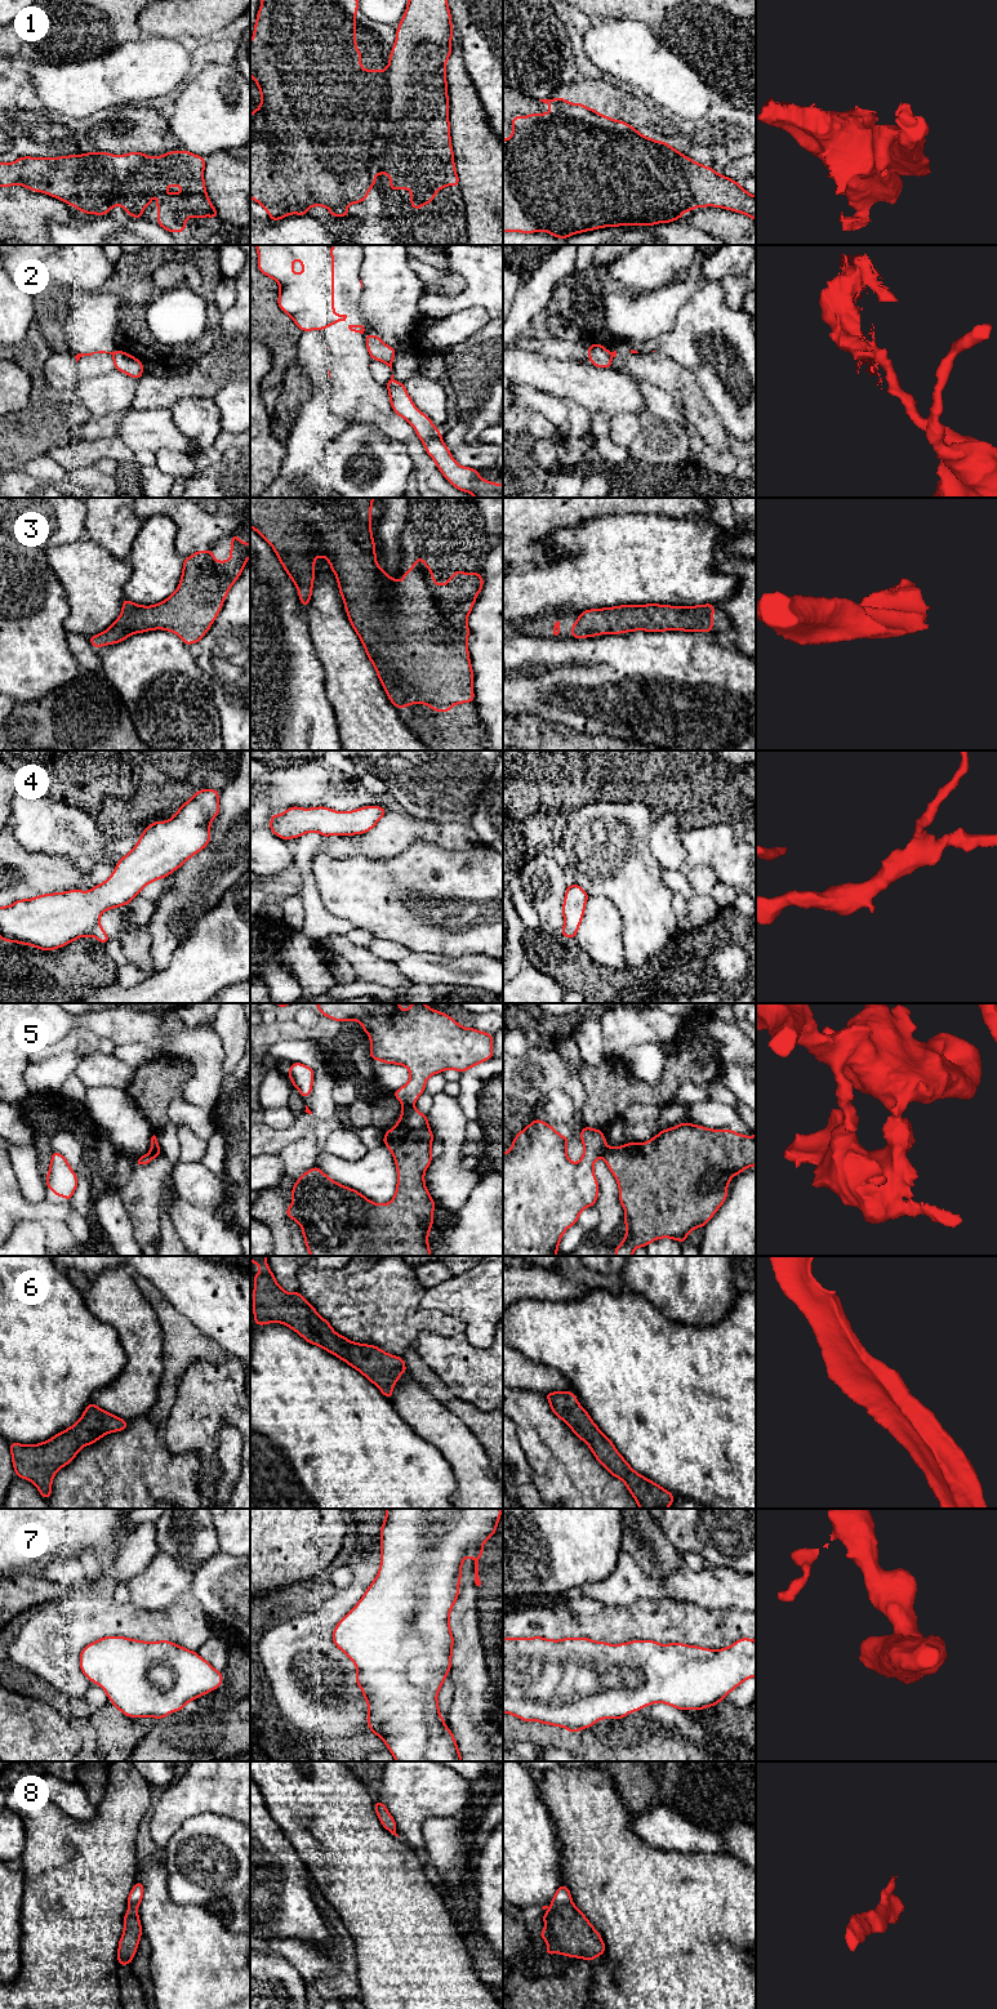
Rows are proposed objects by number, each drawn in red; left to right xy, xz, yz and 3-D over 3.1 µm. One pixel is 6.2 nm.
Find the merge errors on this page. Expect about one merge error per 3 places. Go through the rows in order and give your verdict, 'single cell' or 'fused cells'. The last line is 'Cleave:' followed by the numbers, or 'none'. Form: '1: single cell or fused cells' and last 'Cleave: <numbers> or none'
1: single cell
2: fused cells
3: single cell
4: single cell
5: fused cells
6: single cell
7: single cell
8: single cell
Cleave: 2, 5

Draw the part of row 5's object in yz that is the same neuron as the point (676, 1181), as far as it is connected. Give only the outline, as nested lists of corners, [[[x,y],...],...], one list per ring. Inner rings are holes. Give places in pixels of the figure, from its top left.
[[[682,1122],[672,1128],[660,1130],[646,1142],[606,1148],[602,1158],[617,1179],[619,1202],[626,1211],[627,1233],[623,1242],[613,1250],[617,1256],[632,1256],[637,1247],[646,1248],[659,1238],[672,1238],[684,1243],[693,1229],[703,1228],[725,1202],[730,1179],[756,1166],[756,1135],[743,1136],[731,1130],[711,1130]]]

